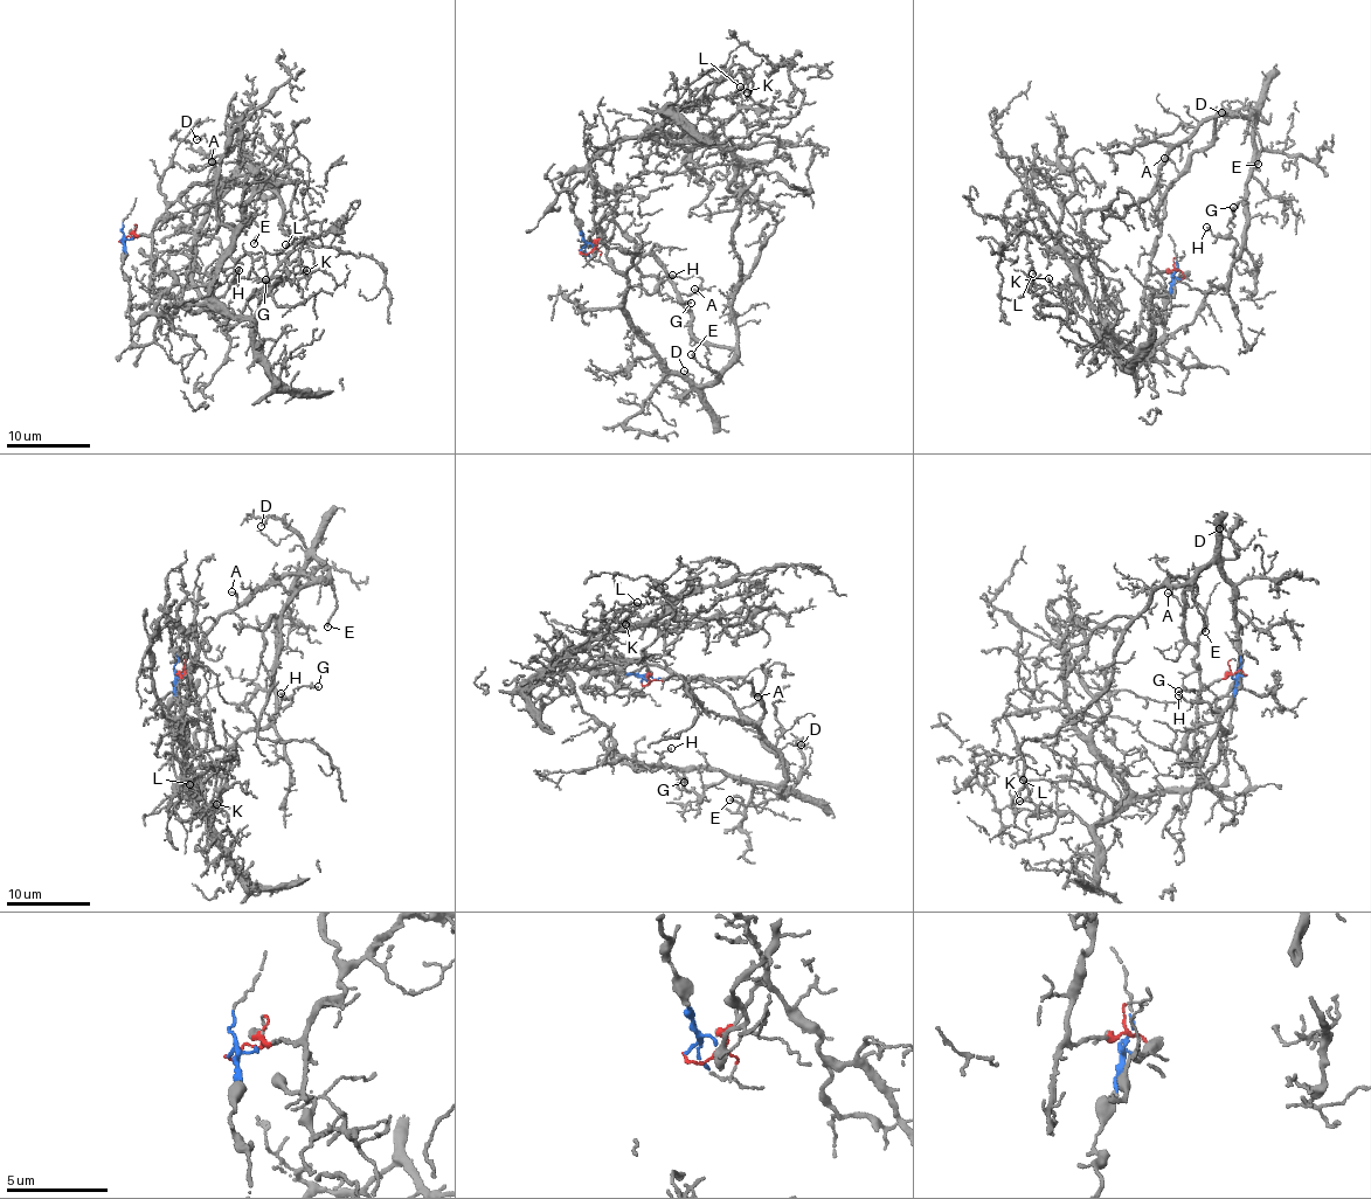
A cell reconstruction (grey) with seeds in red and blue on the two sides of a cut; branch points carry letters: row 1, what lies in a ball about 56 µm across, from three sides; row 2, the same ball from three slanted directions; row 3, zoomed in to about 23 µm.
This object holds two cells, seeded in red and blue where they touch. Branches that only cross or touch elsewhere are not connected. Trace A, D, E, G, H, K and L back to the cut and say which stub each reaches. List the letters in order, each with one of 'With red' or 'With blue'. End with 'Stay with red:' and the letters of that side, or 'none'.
A: With red
D: With red
E: With red
G: With red
H: With red
K: With blue
L: With blue
Stay with red: A, D, E, G, H

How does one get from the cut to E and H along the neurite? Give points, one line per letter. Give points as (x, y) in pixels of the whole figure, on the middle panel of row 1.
E: (580, 251), (593, 251), (615, 223), (662, 267), (693, 334), (724, 345), (736, 360), (719, 375), (691, 354)
H: (580, 251), (609, 222), (664, 269), (693, 334), (736, 360), (699, 387), (621, 303), (673, 276)

